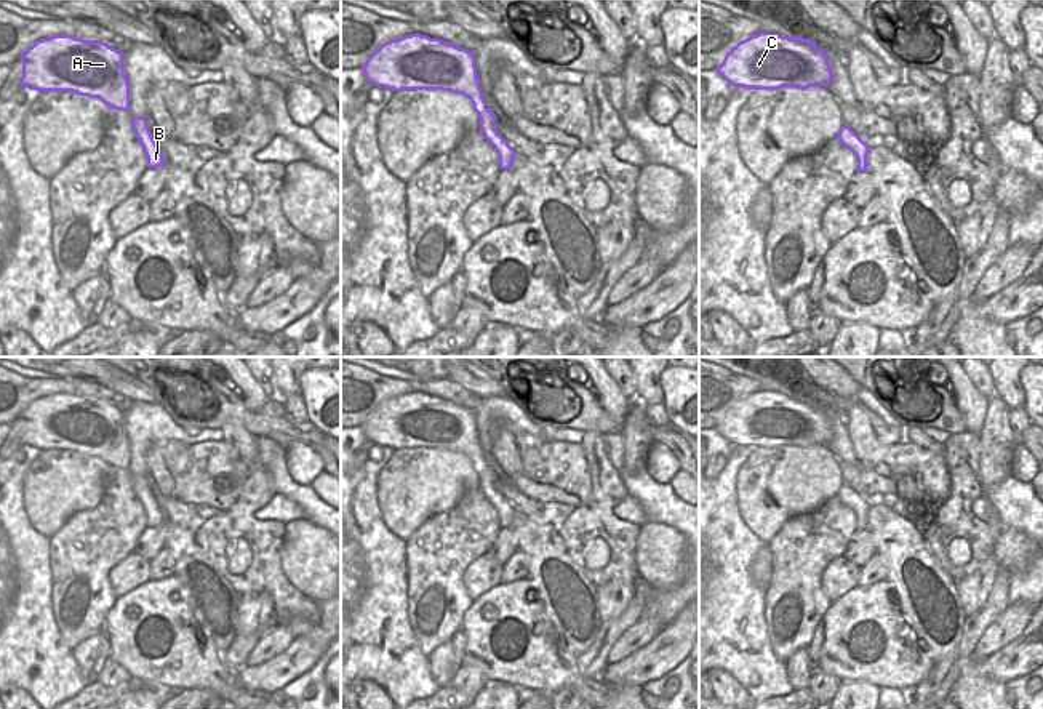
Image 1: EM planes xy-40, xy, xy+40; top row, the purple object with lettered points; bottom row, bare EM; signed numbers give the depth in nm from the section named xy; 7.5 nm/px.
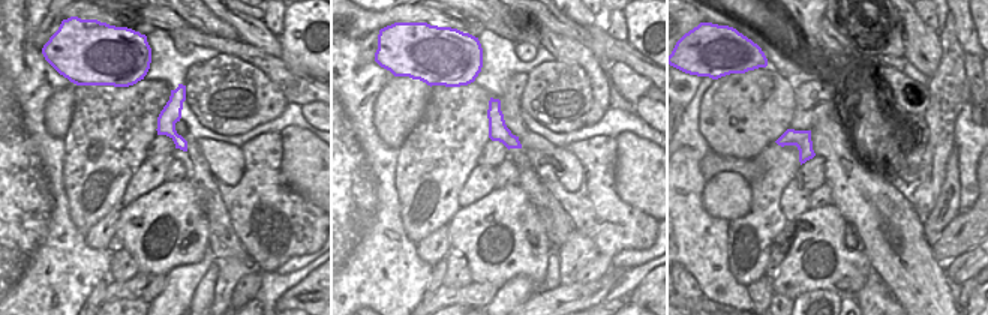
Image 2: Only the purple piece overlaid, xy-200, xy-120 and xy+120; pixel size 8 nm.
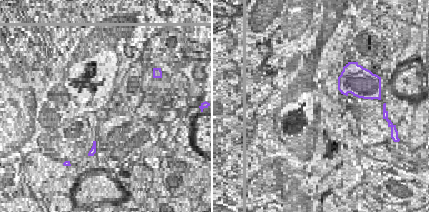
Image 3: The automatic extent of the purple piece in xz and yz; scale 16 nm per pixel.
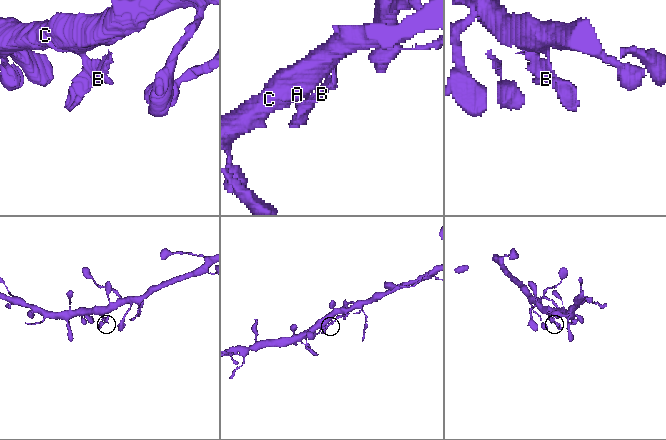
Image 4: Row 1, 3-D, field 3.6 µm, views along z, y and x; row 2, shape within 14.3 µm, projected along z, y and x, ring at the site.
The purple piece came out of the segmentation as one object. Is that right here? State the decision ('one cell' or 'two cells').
two cells

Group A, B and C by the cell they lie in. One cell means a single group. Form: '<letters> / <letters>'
A C / B

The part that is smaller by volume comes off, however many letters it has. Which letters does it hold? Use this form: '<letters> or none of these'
B

